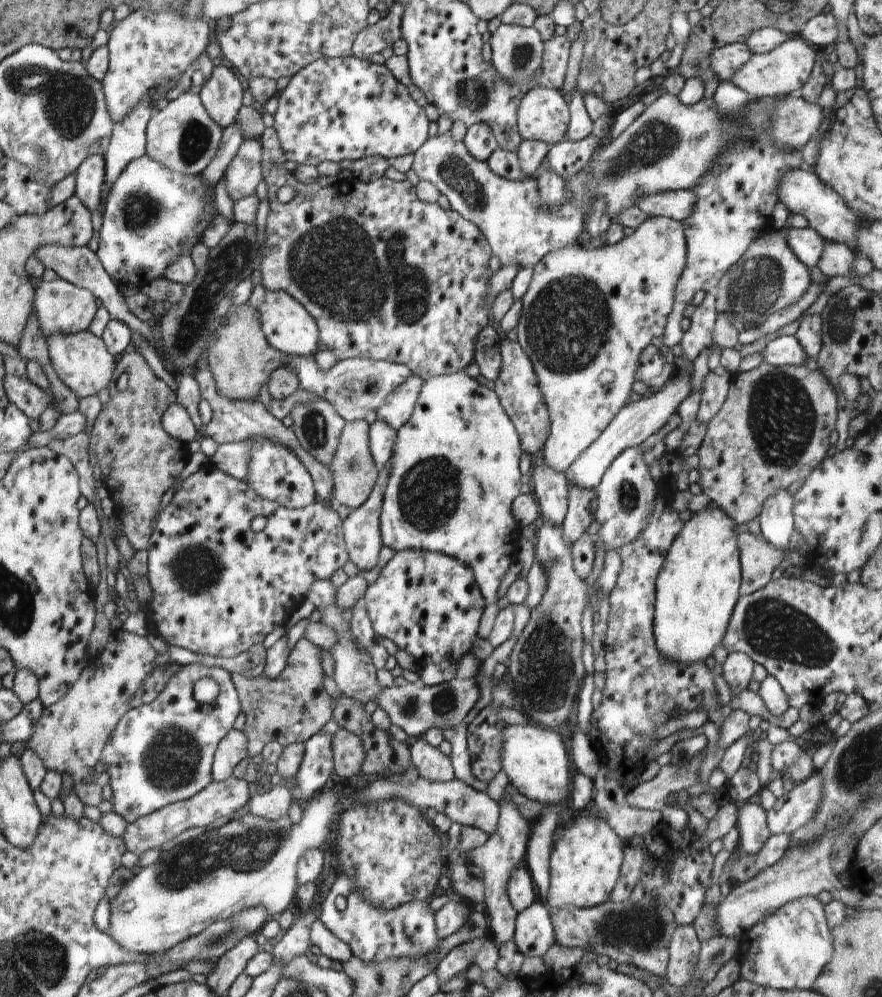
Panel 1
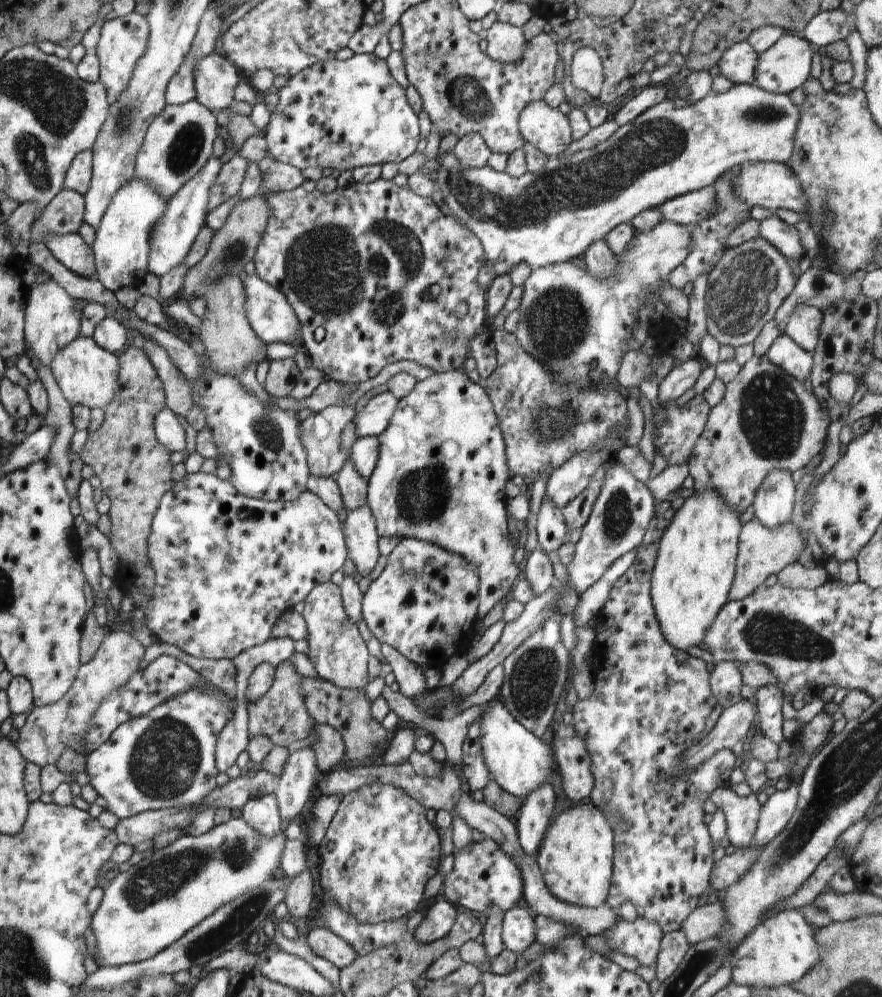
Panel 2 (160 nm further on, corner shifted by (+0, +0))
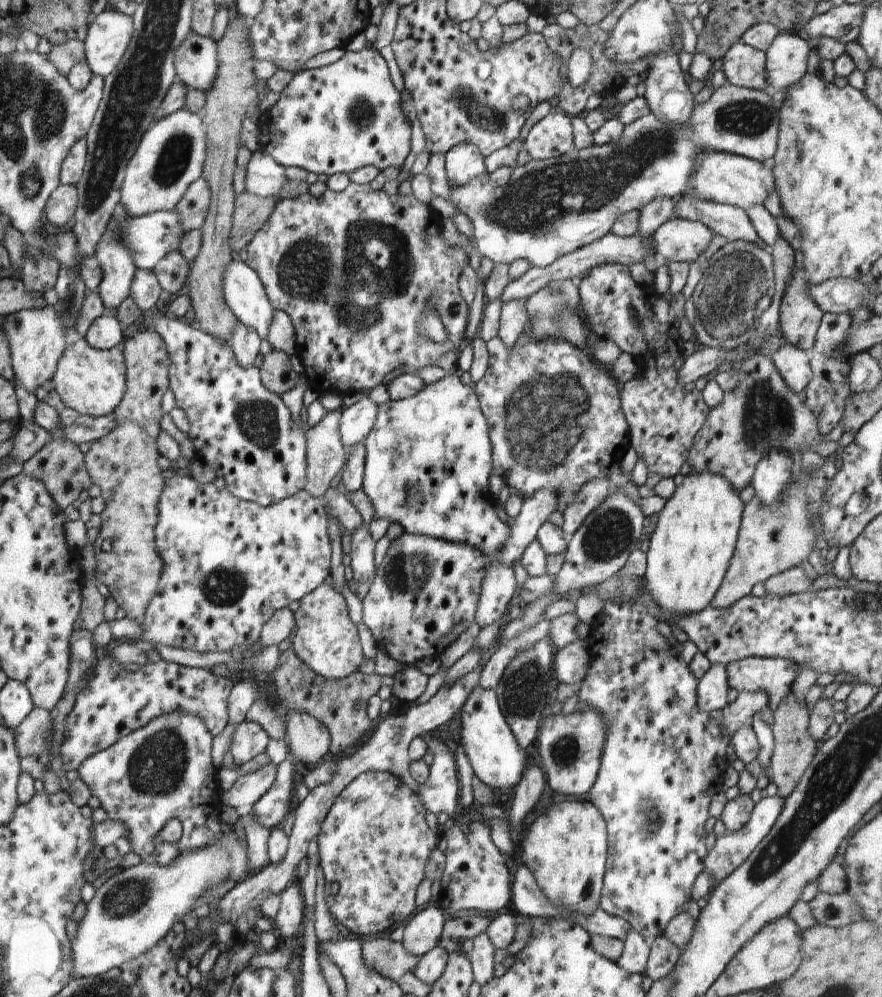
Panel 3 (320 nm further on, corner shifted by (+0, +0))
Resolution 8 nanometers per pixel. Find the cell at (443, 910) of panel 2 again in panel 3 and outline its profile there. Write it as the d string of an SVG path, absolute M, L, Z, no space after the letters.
M428 906L405 926L401 943L406 952L422 956L434 948L443 933L446 914L439 906Z

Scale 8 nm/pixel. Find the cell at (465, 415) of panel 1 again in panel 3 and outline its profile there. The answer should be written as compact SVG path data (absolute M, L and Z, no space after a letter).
M457 370L435 383L424 385L420 392L414 396L400 399L399 401L388 400L379 406L376 420L373 422L372 430L366 435L363 440L365 442L365 469L363 487L361 488L371 500L375 510L375 518L388 518L390 522L397 522L402 525L404 532L412 534L419 534L424 536L431 536L434 538L444 539L445 541L452 541L455 543L464 543L476 547L480 553L487 554L491 558L491 562L485 572L484 580L481 586L481 595L477 604L477 611L475 614L475 622L480 628L495 623L500 617L506 614L508 602L515 602L517 596L517 586L512 567L505 567L497 558L499 550L504 546L506 539L509 537L511 527L502 522L496 515L494 510L494 503L496 498L488 489L488 477L492 472L492 459L491 459L491 445L489 439L489 428L485 416L480 410L480 405L477 399L477 394L469 385L460 382L460 372Z

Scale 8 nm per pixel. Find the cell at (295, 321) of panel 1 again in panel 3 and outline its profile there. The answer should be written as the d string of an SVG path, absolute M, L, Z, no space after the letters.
M232 259L224 269L223 297L238 321L254 327L261 340L266 339L276 310L259 275L246 262Z

